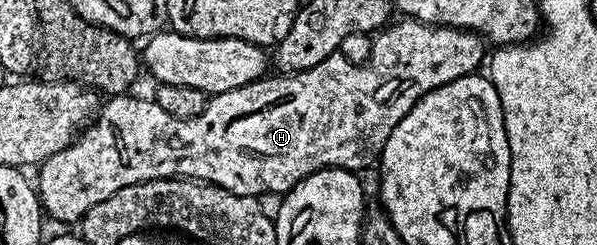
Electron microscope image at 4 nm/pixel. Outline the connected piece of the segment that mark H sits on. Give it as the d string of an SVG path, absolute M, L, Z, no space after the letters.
M403 18L400 21L400 24L392 23L390 26L384 27L372 39L371 56L367 59L365 66L349 62L344 56L336 54L325 58L325 62L317 62L317 66L313 66L304 72L275 74L272 75L272 80L270 78L254 80L253 83L245 88L234 88L233 90L214 93L208 99L207 105L203 107L201 114L188 116L185 120L177 118L173 114L165 114L165 110L161 110L161 106L157 106L155 99L150 97L141 98L132 93L108 97L96 113L95 119L79 135L76 135L69 147L66 147L65 150L50 153L45 158L47 160L39 172L39 184L37 180L37 195L44 213L50 219L52 217L65 224L71 222L75 224L82 219L84 213L90 210L94 204L105 202L105 198L111 197L117 190L124 189L125 186L143 184L145 181L164 178L194 178L203 183L217 184L220 188L229 190L238 196L258 198L265 192L286 194L291 191L293 186L301 183L306 176L319 172L322 168L343 168L346 172L362 173L362 168L367 168L370 164L372 167L379 157L383 155L383 147L389 138L389 134L393 134L397 122L401 122L401 118L405 118L405 114L409 114L409 110L421 97L443 84L453 82L462 76L472 75L478 69L475 67L483 60L483 44L485 45L485 40L477 32L469 32L461 28L423 24L419 20L410 18Z

